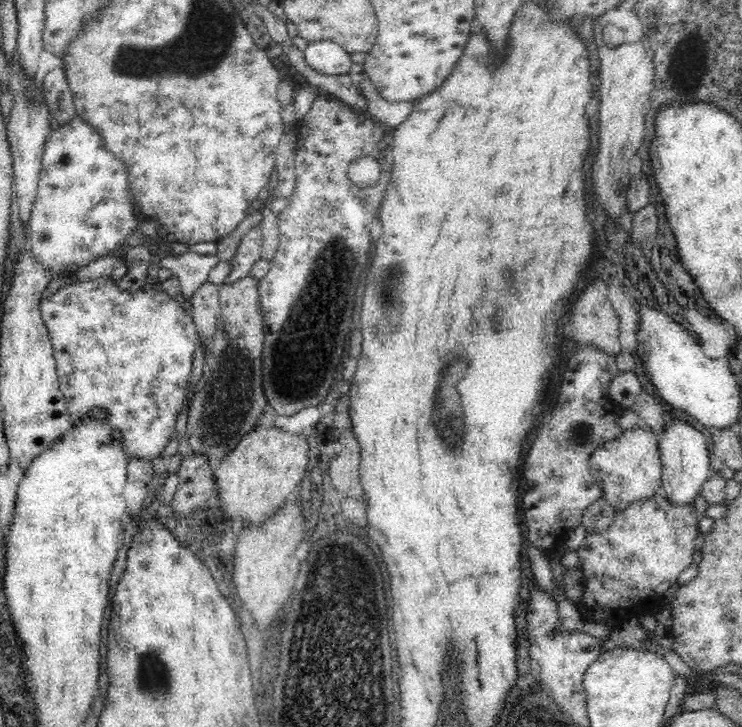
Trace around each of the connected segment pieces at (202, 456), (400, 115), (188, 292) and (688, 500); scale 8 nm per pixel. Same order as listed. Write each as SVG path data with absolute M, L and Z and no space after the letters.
M193 453L181 462L176 473L179 484L171 508L174 517L181 519L206 506L214 490L215 471L207 453Z
M364 71L356 76L356 82L366 98L369 115L375 117L382 125L398 127L410 114L413 107L412 102L391 103L384 100L371 84L369 76Z
M188 250L180 256L166 256L156 260L162 268L170 269L180 281L180 293L192 298L194 292L208 280L208 272L218 264L217 255L200 255Z
M676 418L676 420L666 424L664 432L658 434L658 439L663 468L661 493L668 501L675 502L675 504L694 505L697 495L702 492L702 485L711 474L711 452L708 450L704 433L688 424L688 422Z

